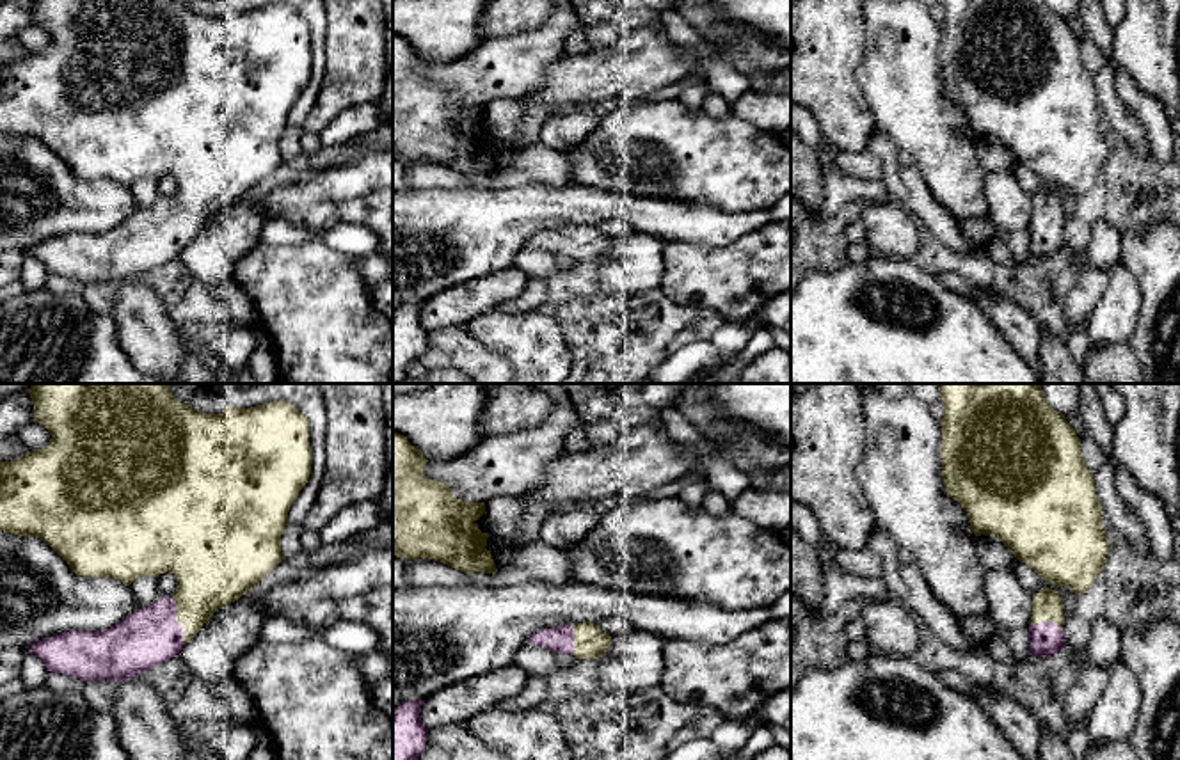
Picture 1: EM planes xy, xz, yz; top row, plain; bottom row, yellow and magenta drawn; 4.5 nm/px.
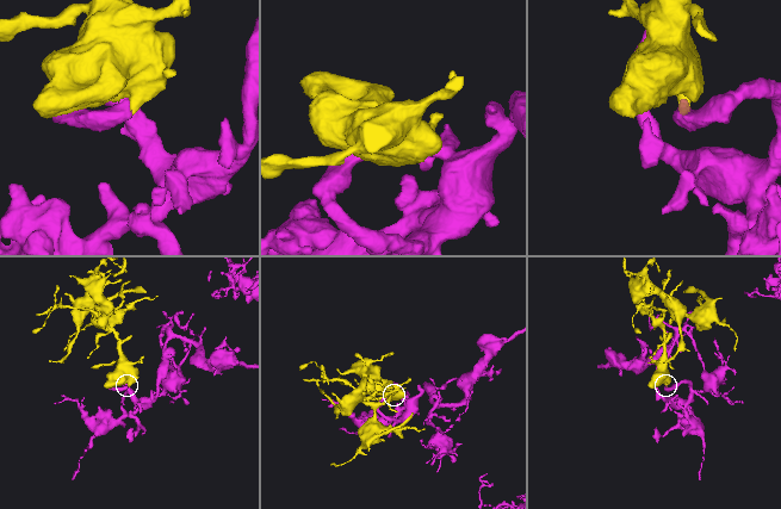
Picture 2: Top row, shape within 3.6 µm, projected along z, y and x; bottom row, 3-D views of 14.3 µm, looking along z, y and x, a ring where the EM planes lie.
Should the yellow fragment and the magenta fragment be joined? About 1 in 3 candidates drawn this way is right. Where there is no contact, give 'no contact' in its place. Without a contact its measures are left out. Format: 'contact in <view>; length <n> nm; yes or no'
contact in xy; length 240 nm; yes

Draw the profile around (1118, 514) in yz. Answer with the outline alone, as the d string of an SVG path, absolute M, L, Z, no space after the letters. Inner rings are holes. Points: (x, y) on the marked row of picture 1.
M1107 460L1100 471L1093 472L1098 503L1109 524L1114 526L1139 554L1152 556L1144 526L1130 513L1116 490L1116 469L1118 465Z

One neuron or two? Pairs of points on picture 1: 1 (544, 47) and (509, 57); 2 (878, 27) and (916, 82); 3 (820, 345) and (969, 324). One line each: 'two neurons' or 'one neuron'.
1: one neuron
2: one neuron
3: one neuron

